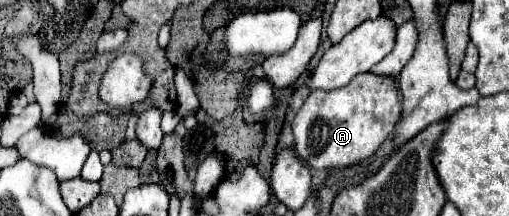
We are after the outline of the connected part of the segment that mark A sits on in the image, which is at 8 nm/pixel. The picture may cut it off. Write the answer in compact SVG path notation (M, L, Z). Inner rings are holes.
M361 73L345 87L317 91L307 97L293 119L295 153L313 169L347 169L359 165L391 135L399 115L401 103L395 79Z

